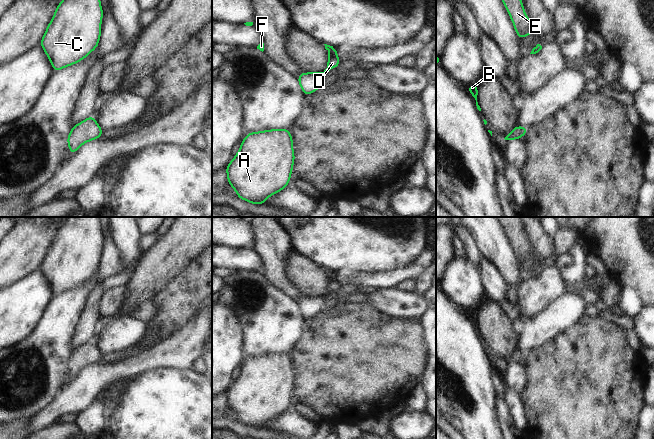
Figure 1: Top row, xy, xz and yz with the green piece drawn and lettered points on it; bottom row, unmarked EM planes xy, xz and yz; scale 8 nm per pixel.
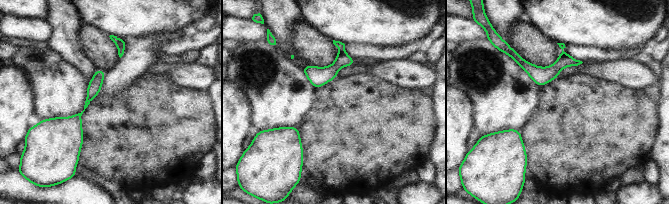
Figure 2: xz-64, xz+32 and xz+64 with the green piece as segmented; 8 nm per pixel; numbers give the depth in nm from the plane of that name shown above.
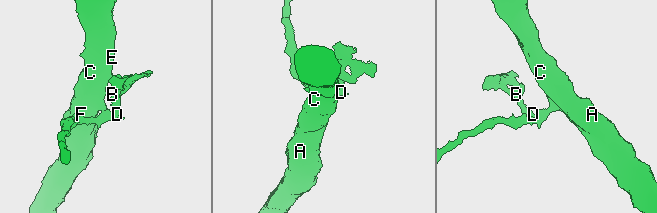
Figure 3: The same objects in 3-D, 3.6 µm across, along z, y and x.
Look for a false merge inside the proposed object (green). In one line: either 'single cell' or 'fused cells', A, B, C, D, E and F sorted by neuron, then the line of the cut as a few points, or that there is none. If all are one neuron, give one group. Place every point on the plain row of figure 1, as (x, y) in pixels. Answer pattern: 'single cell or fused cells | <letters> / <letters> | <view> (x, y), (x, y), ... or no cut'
single cell | A B C D E F | no cut

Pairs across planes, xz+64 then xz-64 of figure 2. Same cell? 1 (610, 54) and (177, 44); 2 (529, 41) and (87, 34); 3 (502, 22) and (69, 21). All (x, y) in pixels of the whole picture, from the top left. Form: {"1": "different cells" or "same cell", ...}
{"1": "same cell", "2": "same cell", "3": "same cell"}

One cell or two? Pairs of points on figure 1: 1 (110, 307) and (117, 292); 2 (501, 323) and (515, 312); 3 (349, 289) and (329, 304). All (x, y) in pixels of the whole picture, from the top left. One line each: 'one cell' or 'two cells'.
1: one cell
2: two cells
3: one cell

